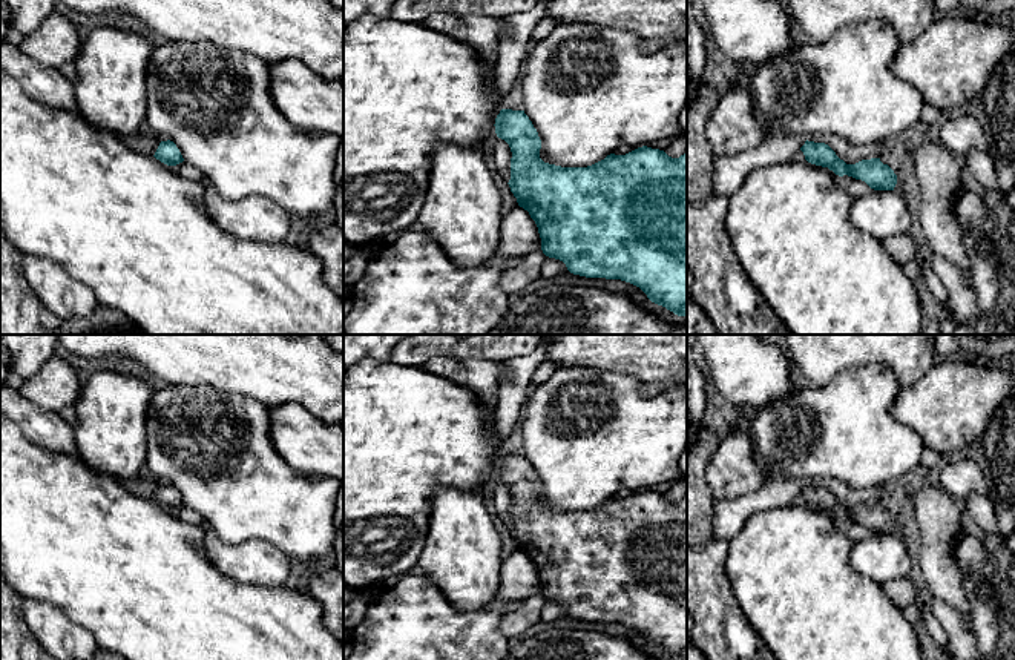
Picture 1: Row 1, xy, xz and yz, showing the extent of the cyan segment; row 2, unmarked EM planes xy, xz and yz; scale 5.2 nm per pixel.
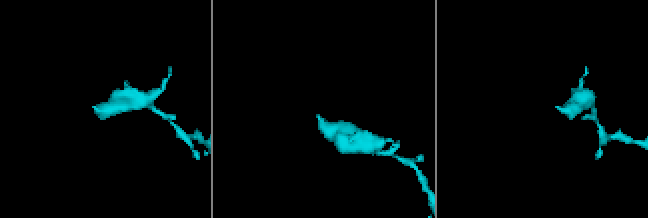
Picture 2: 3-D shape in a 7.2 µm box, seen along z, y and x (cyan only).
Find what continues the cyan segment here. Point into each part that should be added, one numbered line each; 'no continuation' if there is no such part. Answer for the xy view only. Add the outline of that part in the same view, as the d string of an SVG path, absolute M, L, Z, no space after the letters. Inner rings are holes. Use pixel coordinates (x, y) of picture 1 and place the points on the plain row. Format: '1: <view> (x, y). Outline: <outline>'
1: xy (146, 487). Outline: M133 477L123 480L123 485L126 490L129 490L133 494L138 494L141 497L155 499L161 483L156 477Z

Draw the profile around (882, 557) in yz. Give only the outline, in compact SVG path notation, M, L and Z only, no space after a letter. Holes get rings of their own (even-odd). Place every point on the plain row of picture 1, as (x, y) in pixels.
M872 534L856 542L849 562L859 574L879 585L906 579L912 566L903 539L894 534Z

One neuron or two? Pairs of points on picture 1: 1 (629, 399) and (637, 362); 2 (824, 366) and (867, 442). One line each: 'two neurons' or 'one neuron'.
1: two neurons
2: two neurons

